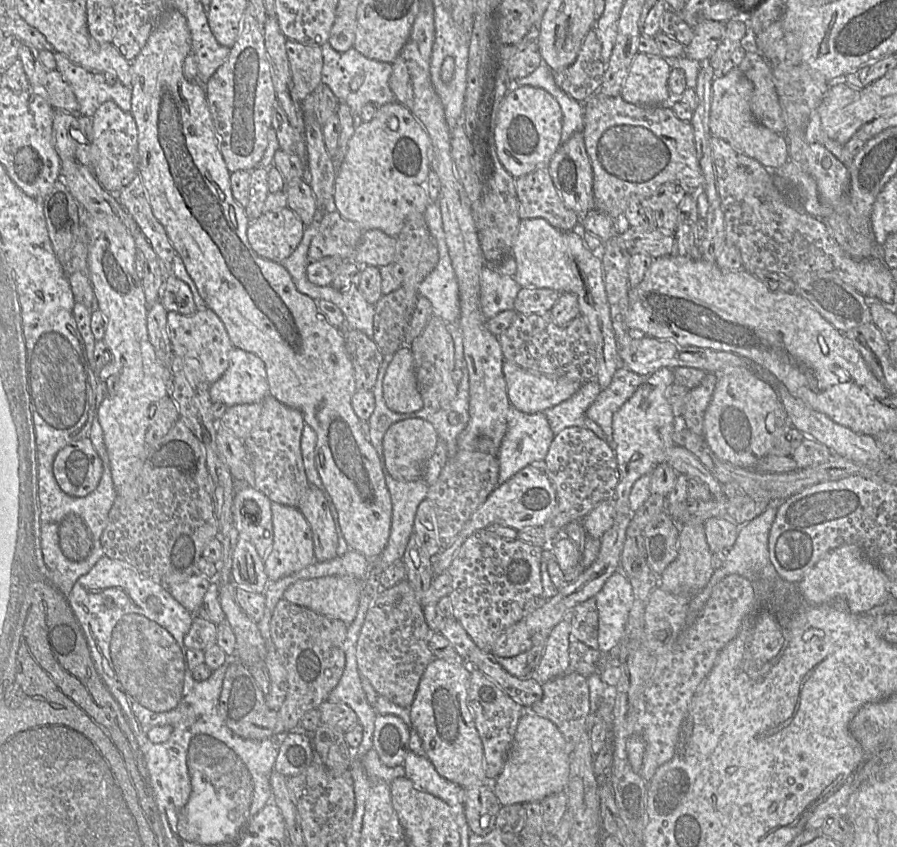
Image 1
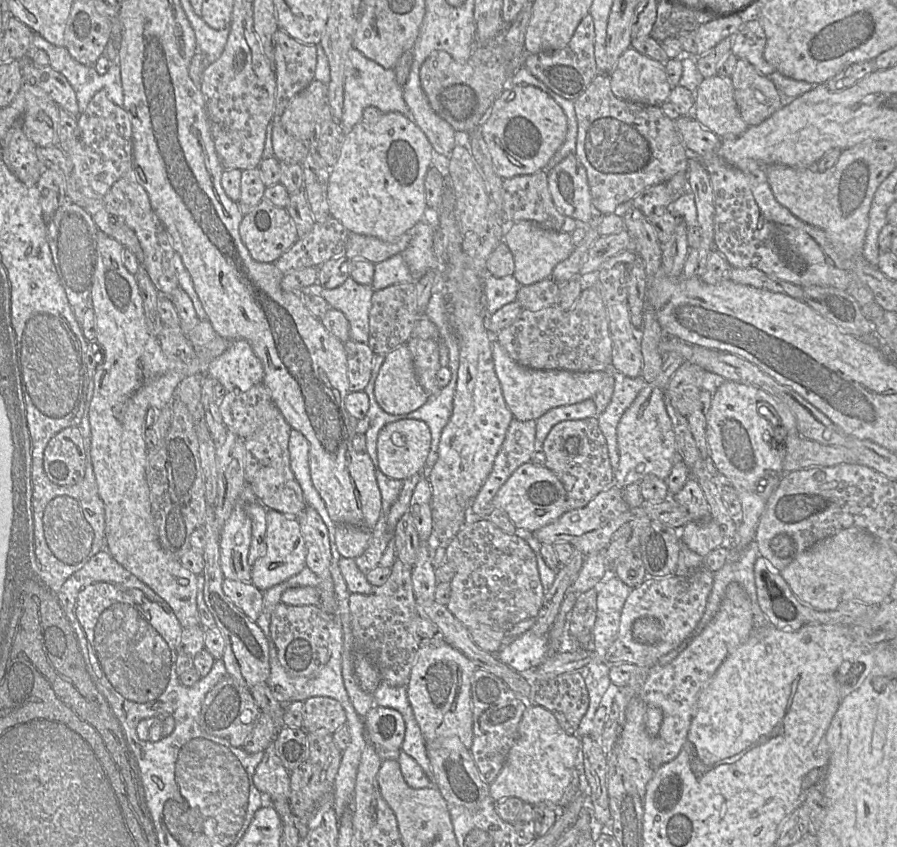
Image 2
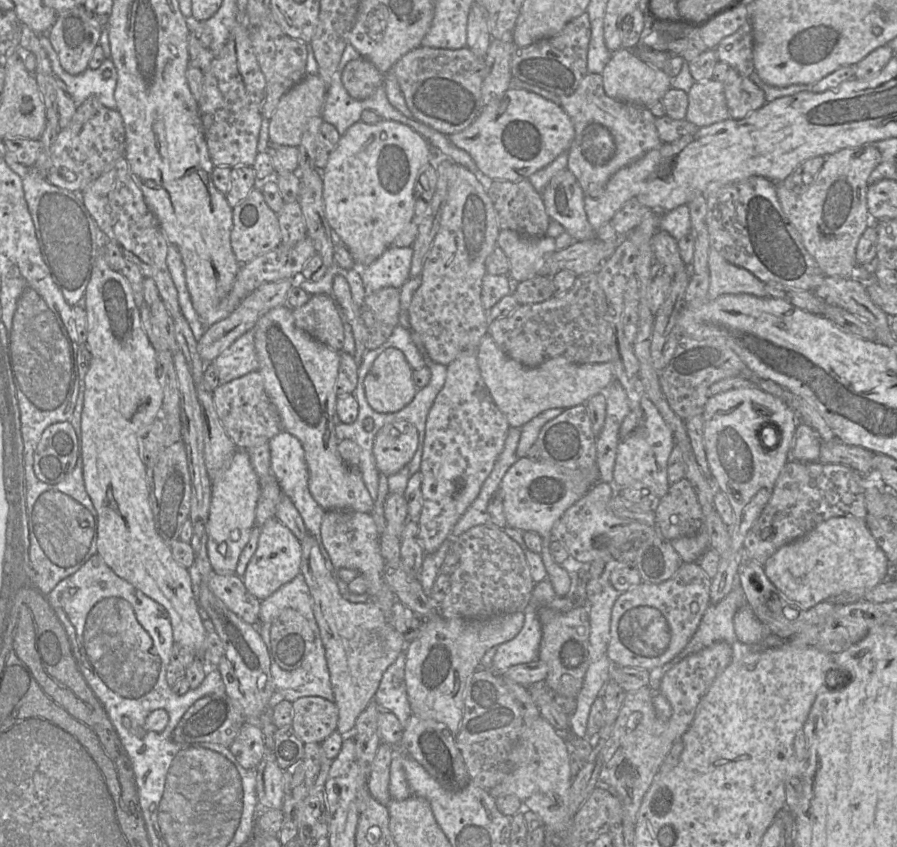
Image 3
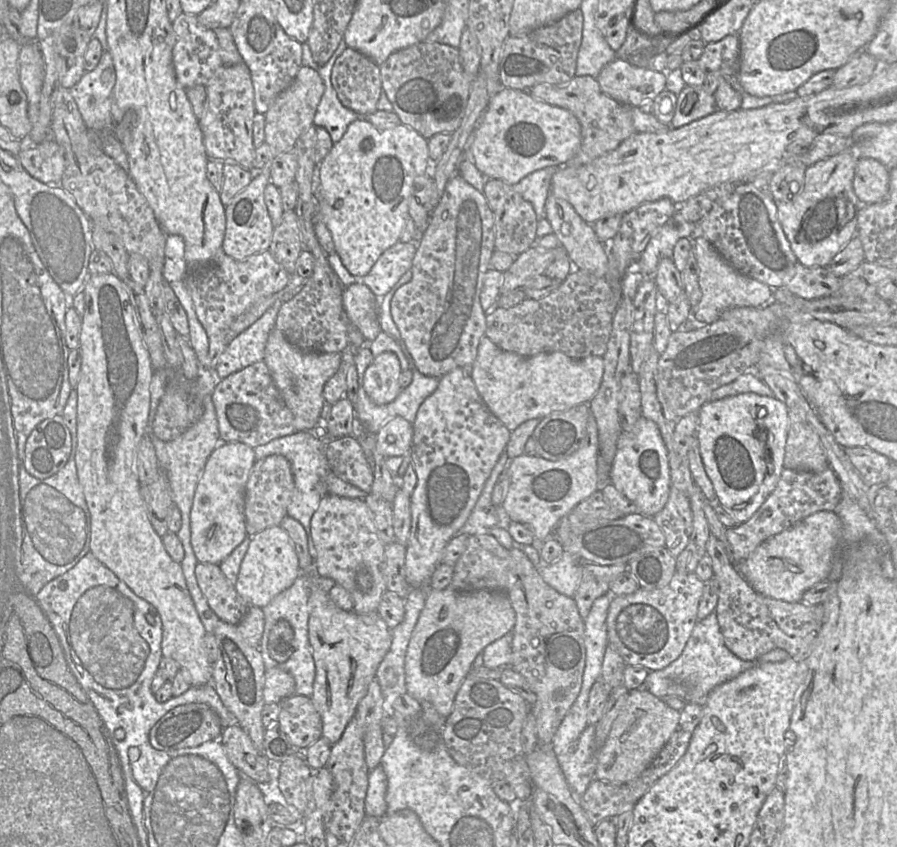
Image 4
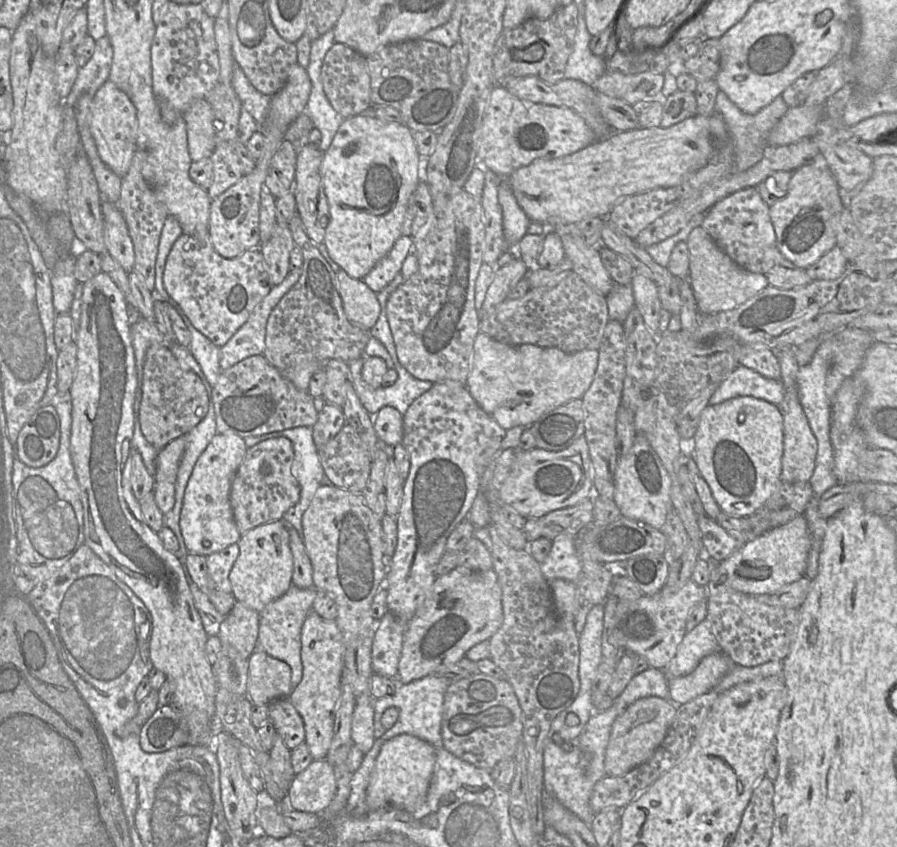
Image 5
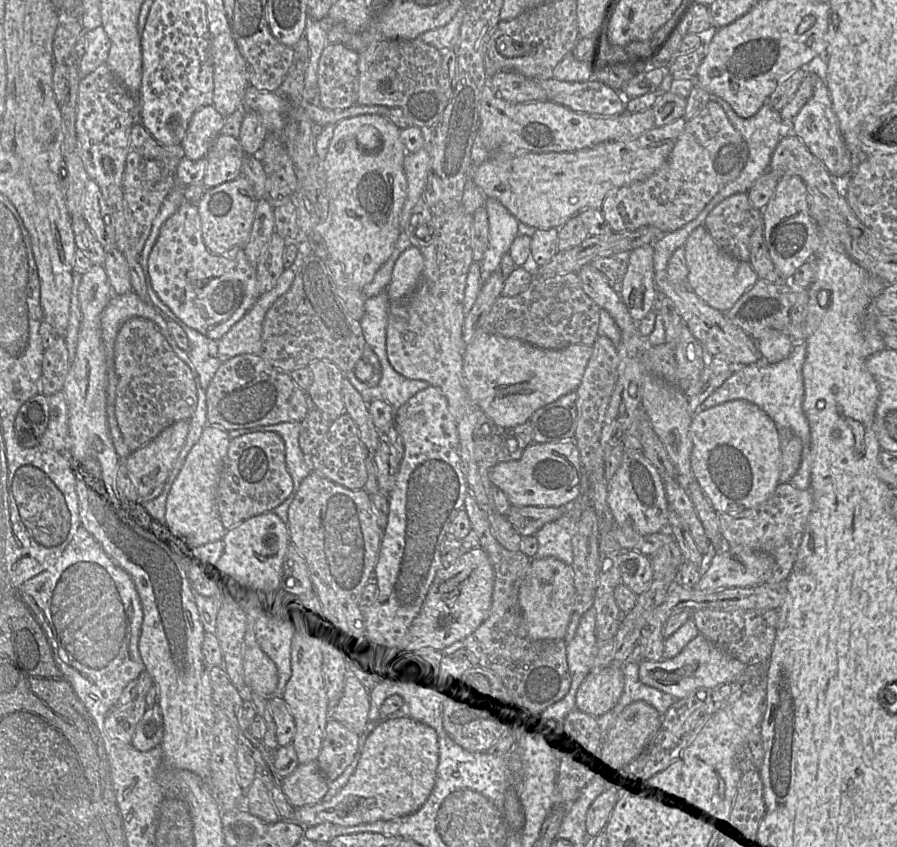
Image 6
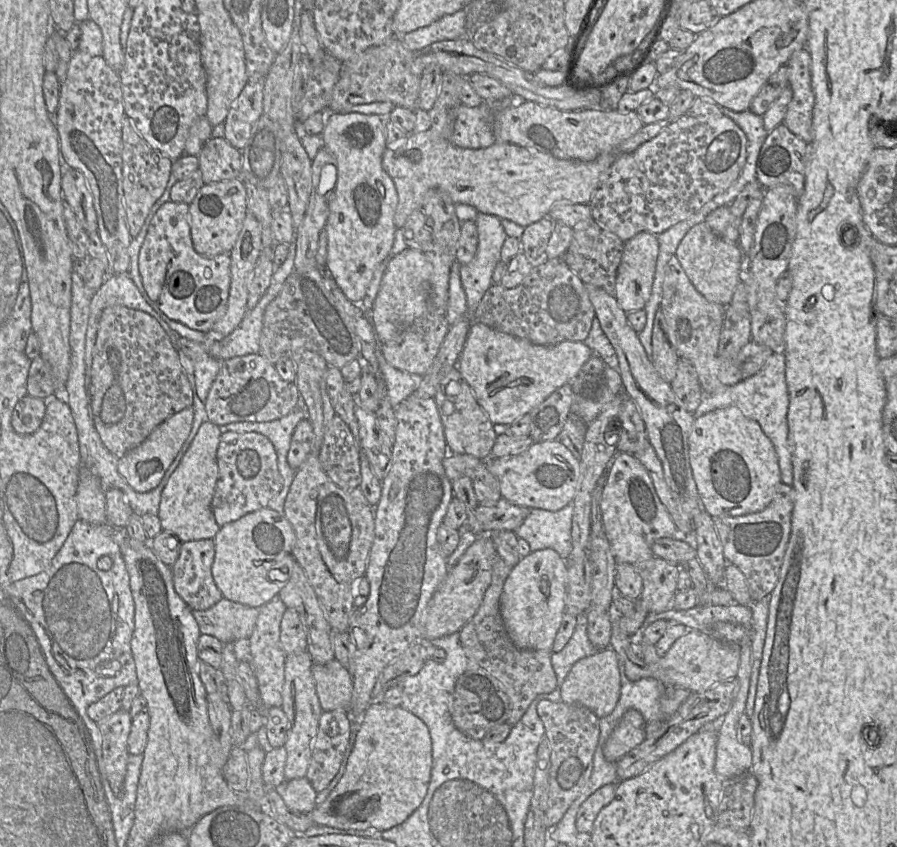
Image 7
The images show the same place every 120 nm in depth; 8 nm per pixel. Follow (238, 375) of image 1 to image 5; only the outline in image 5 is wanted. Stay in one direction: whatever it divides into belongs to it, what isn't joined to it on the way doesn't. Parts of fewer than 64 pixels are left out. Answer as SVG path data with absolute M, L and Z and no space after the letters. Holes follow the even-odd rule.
M301 270L290 271L280 284L273 286L247 321L220 348L219 363L222 371L248 357L263 355L269 315L281 298L296 284L300 274Z

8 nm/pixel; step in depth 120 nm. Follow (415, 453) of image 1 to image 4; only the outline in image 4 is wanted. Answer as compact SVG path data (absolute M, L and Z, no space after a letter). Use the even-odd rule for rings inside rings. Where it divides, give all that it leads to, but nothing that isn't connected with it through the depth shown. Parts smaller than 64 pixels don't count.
M403 417L388 420L376 434L376 449L385 458L409 454L413 427Z

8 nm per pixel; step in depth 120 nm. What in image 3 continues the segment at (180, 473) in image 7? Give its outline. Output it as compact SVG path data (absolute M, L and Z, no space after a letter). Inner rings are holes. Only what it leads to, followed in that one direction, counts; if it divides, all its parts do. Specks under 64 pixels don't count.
M238 449L228 468L219 478L211 481L211 503L206 524L207 552L213 571L219 574L235 574L239 556L250 539L255 525L255 510L260 495L258 476L254 471L247 450Z

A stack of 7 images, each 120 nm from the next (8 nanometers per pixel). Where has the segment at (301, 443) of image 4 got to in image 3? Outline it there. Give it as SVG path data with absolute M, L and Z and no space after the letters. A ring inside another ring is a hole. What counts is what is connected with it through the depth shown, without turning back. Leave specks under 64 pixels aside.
M282 430L269 441L271 470L277 479L281 490L294 504L300 513L308 534L312 535L317 544L322 544L320 527L326 510L324 510L313 498L309 490L309 473L305 460L304 449L297 437L286 430Z

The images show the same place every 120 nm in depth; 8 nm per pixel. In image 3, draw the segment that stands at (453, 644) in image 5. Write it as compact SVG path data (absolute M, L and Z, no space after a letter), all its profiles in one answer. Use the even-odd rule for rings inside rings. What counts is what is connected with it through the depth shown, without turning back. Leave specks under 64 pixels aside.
M523 612L499 614L486 619L469 620L464 618L446 619L437 614L424 618L417 637L407 646L405 663L406 692L412 714L423 720L443 723L455 736L461 724L464 710L465 689L473 673L479 669L485 652L513 639L522 629Z

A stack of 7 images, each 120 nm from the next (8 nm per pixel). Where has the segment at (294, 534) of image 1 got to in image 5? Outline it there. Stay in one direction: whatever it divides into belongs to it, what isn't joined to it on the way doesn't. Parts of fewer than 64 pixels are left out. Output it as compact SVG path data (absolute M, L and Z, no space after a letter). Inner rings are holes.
M283 519L268 522L241 535L237 544L239 555L229 573L232 594L236 601L260 614L268 604L282 596L292 586L293 557L289 546L289 527Z

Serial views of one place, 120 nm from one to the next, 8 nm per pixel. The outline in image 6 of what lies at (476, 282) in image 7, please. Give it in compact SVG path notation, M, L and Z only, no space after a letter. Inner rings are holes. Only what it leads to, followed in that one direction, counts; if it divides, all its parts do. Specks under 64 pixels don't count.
M486 197L484 207L489 221L489 244L479 262L482 282L500 270L502 256L509 251L513 240L519 234L520 222L495 198Z

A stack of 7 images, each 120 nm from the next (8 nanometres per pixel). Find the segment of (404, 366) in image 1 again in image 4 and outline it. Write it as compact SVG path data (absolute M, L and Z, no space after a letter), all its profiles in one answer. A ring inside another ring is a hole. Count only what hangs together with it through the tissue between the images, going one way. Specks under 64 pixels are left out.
M387 351L374 357L363 376L363 387L369 399L377 405L392 402L403 389L399 384L401 372L394 353Z

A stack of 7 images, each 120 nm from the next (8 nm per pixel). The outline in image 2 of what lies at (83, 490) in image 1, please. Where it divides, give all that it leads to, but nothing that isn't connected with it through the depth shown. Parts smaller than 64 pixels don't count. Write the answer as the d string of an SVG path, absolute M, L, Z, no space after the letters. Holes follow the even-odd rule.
M67 427L50 439L44 450L43 467L57 485L75 485L83 479L86 450L79 427Z

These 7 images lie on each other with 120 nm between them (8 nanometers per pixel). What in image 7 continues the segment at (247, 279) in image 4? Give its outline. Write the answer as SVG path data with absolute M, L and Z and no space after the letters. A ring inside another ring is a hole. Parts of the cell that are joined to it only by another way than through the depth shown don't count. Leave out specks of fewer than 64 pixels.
M165 202L155 213L141 245L138 269L148 297L170 319L210 333L227 308L231 282L229 253L203 257L193 248L188 204Z

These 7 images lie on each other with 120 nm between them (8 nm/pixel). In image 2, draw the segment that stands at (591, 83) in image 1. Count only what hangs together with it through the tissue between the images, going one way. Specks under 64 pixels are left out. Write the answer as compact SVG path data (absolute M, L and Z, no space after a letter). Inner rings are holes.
M588 14L579 23L566 47L553 52L528 54L524 67L556 94L567 100L575 101L599 74L595 61L594 43L595 25L592 16Z

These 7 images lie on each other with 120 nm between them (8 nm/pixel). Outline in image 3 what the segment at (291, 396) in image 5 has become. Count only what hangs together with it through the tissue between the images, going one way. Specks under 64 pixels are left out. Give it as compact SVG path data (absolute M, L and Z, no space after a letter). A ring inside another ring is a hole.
M259 370L220 384L212 395L217 415L227 435L239 449L247 450L262 445L283 430L280 417L265 391Z

